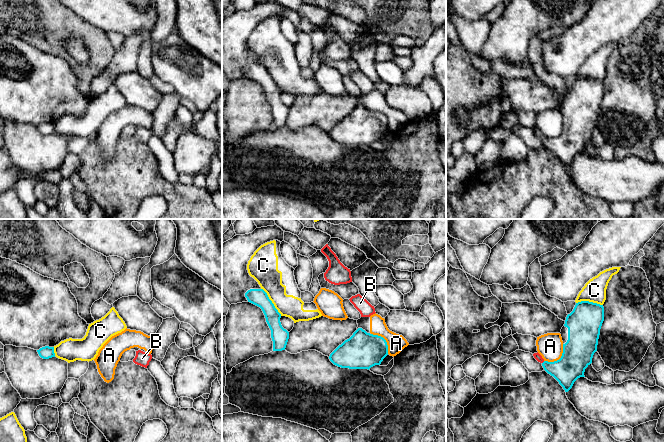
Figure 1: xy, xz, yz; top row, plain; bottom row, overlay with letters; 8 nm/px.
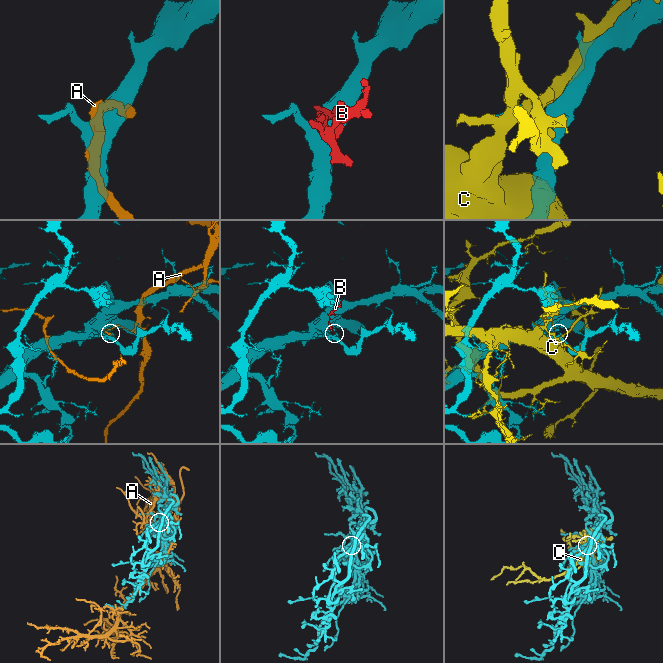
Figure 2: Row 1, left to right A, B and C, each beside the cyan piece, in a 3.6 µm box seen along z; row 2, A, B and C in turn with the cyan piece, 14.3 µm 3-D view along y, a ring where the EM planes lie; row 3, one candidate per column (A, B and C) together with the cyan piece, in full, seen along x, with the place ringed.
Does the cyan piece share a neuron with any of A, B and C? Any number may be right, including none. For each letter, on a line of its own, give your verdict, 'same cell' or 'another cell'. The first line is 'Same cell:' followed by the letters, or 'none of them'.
Same cell: B
A: another cell
B: same cell
C: another cell

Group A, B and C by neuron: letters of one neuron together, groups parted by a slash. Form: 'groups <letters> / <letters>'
groups A / B / C

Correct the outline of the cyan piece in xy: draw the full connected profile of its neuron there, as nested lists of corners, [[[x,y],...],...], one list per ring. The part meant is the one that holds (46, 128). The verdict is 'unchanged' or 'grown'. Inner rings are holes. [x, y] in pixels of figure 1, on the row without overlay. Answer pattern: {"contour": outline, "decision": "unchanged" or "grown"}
{"contour": [[[45,122],[37,126],[39,132],[43,135],[55,133],[54,123]]], "decision": "unchanged"}

